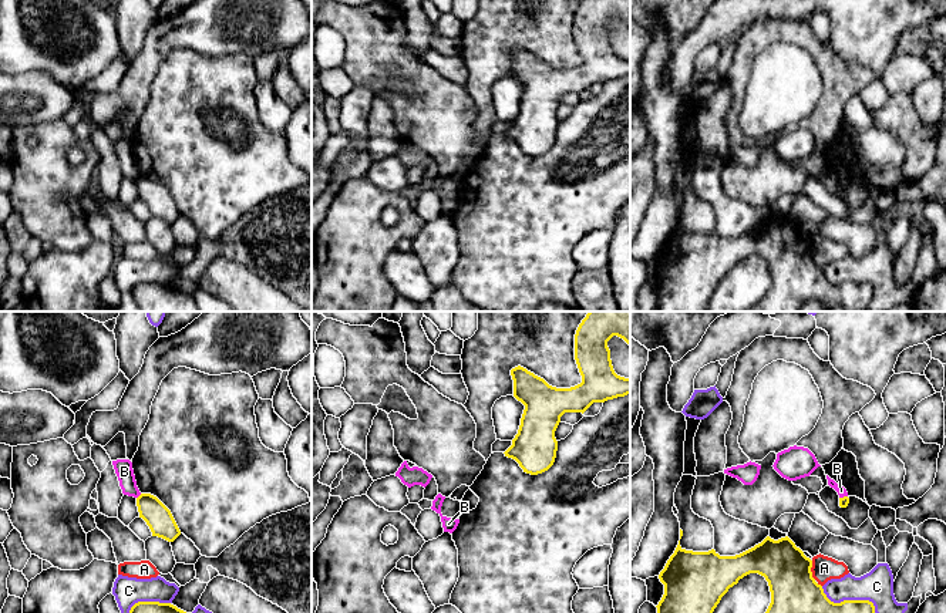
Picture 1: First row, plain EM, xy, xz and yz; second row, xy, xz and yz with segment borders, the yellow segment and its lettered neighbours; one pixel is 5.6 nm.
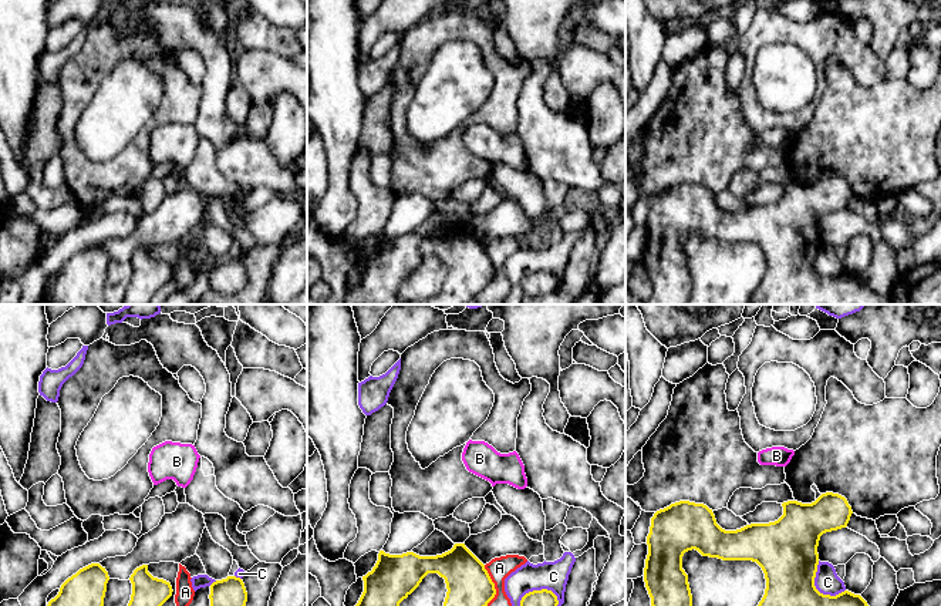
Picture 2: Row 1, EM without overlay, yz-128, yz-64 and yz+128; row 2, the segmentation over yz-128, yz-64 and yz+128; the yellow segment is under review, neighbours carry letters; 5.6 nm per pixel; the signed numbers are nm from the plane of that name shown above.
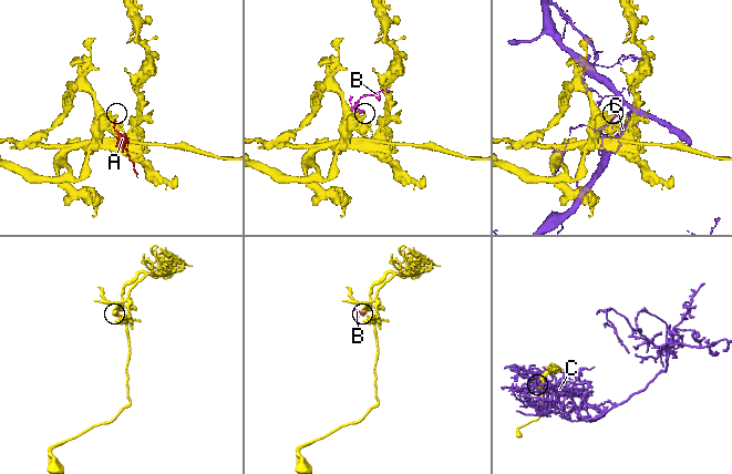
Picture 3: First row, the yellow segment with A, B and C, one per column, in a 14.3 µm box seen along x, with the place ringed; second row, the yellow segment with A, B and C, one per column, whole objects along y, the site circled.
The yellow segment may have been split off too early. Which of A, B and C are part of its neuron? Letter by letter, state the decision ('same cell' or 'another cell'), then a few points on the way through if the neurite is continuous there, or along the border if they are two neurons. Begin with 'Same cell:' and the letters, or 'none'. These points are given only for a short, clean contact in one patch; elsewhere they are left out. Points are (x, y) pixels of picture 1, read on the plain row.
Same cell: none
A: another cell
B: another cell; border along xy (141, 175), (137, 179)
C: another cell

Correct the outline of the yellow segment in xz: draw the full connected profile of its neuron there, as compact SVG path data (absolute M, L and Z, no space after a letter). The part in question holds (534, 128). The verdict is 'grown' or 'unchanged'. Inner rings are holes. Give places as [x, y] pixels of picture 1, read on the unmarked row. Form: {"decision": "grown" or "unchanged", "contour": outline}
{"decision": "unchanged", "contour": "M583 0L575 16L575 41L582 64L570 70L556 70L543 60L518 47L511 51L514 78L525 87L518 115L504 134L515 141L524 154L538 156L548 152L556 139L555 112L565 94L585 94L593 84L605 84L630 75L630 60L615 54L607 23L617 17L630 27L630 0Z"}

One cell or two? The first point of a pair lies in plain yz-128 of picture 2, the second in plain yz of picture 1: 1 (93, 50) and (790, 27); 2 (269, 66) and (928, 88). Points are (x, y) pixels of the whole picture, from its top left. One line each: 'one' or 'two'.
1: one
2: two

